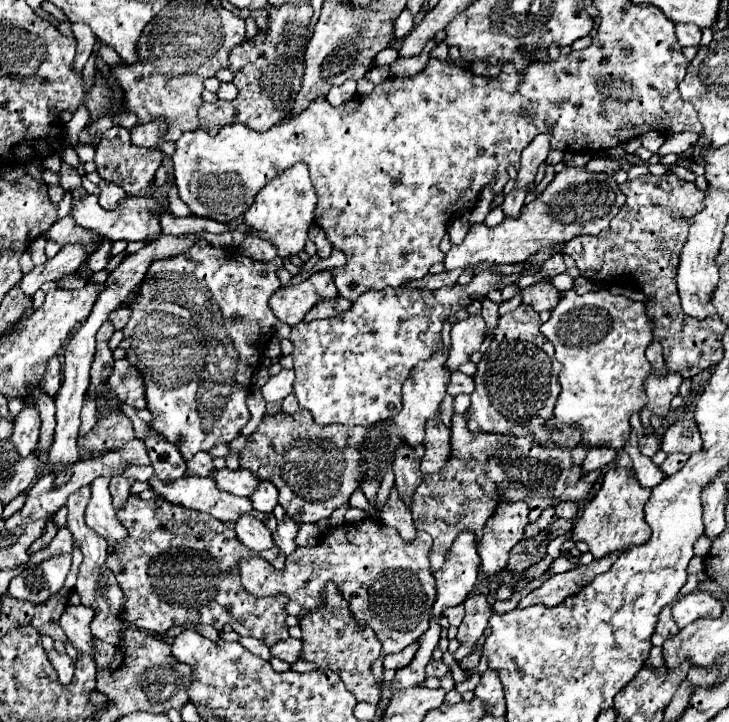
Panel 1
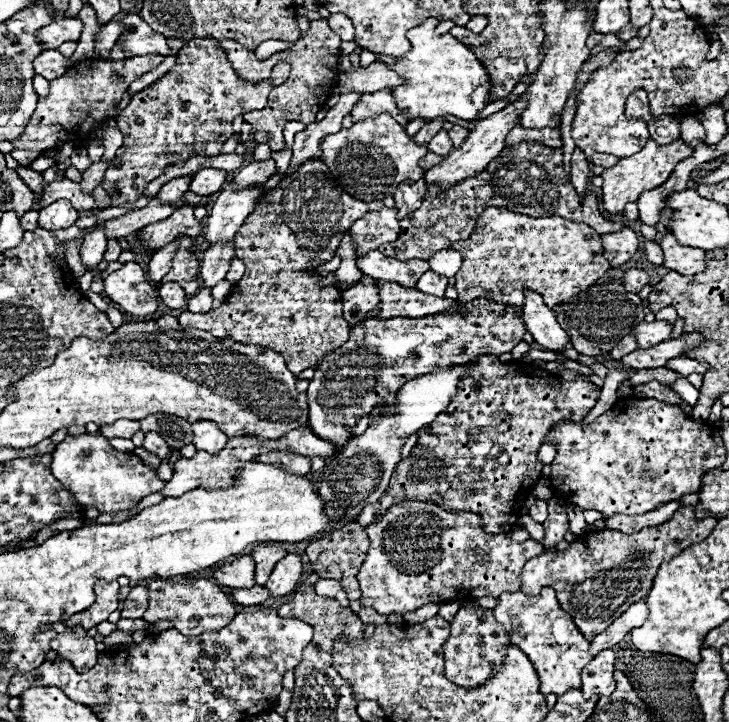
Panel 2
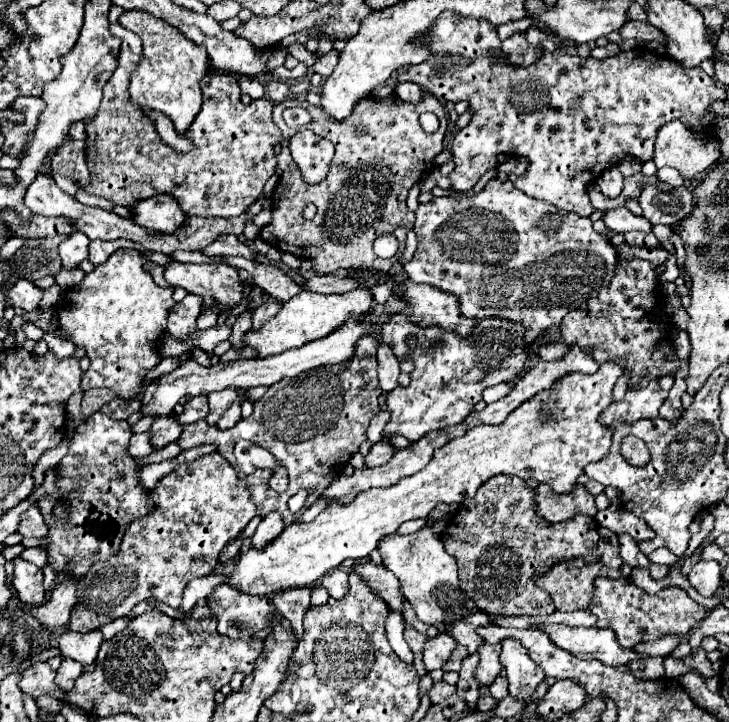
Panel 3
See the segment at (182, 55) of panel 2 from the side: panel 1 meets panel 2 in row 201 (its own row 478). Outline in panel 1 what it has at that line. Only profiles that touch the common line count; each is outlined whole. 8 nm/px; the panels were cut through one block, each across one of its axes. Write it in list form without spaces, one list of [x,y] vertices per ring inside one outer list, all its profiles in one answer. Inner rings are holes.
[[[114,476],[112,478],[112,482],[110,482],[110,494],[112,494],[112,502],[114,502],[116,510],[120,510],[122,504],[132,494],[132,490],[130,490],[132,484],[134,484],[134,478],[126,478],[126,476]]]

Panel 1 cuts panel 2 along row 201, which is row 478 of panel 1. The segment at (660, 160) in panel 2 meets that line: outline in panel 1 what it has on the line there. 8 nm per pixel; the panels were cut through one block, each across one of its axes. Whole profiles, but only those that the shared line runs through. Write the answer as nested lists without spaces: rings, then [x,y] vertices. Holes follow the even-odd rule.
[[[608,470],[602,488],[590,502],[586,502],[580,518],[574,524],[574,540],[584,540],[594,558],[602,558],[616,550],[624,552],[634,544],[644,544],[650,538],[650,528],[644,520],[644,504],[648,502],[650,492],[650,488],[638,484],[638,478],[632,470]]]

